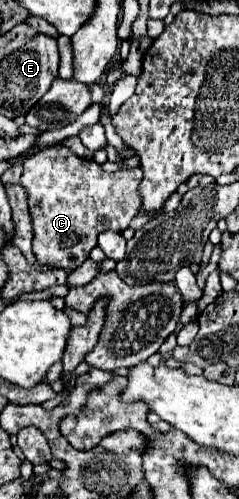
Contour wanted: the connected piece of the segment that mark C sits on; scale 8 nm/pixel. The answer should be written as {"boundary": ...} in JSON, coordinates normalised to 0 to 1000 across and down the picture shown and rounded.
{"boundary":[[[222,293],[180,297],[138,309],[121,309],[96,325],[96,353],[88,373],[113,385],[121,397],[121,425],[138,437],[138,509],[163,529],[213,533],[213,537],[272,537],[314,541],[331,537],[364,517],[372,505],[406,493],[406,473],[439,461],[515,465],[548,437],[573,433],[590,397],[573,373],[590,369],[598,345],[590,337],[556,341],[498,341],[498,345],[439,345],[397,321],[331,317],[272,293]]]}

